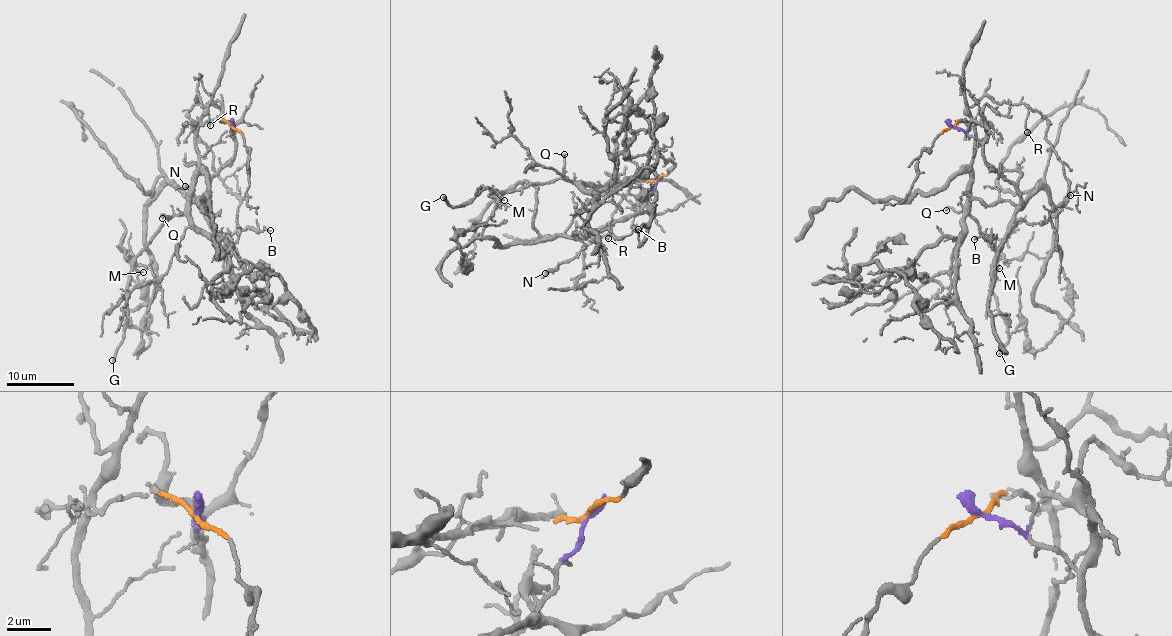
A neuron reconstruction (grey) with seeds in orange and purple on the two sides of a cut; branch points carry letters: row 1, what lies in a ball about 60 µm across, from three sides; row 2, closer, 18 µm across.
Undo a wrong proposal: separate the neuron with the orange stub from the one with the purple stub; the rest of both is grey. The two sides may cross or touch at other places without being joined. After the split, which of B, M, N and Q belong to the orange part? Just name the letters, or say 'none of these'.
M, Q

